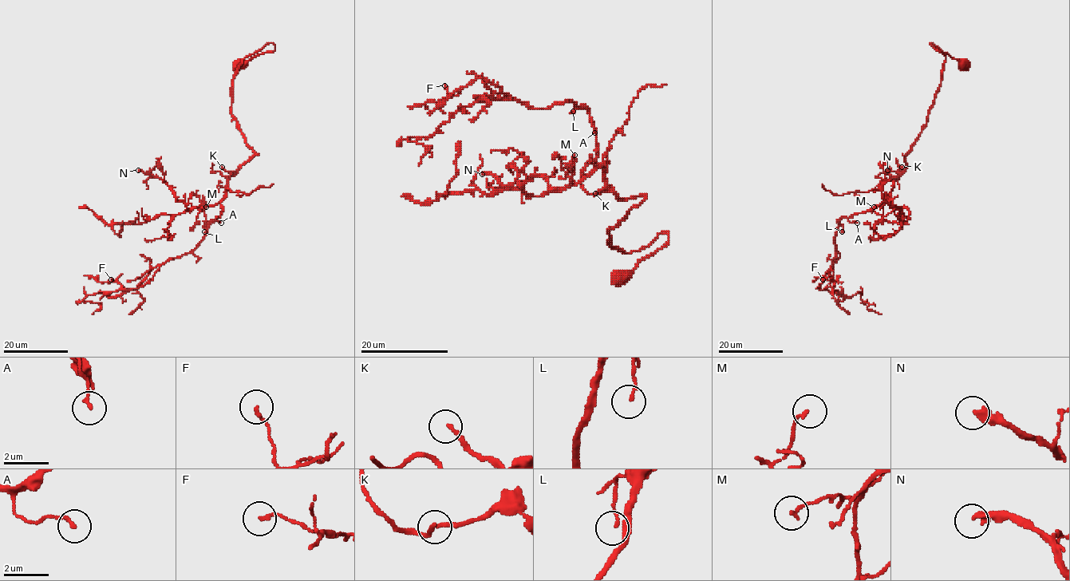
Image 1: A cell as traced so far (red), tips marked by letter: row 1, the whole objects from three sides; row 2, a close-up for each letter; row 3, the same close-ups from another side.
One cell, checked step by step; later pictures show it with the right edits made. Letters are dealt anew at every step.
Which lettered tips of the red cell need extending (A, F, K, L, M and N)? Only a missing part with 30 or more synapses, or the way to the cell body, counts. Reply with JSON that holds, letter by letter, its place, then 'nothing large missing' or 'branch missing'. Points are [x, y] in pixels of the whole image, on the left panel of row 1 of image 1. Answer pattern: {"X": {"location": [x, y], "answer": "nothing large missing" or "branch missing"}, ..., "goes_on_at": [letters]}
{"A": {"location": [221, 223], "answer": "nothing large missing"}, "F": {"location": [111, 279], "answer": "nothing large missing"}, "K": {"location": [222, 167], "answer": "branch missing"}, "L": {"location": [204, 231], "answer": "nothing large missing"}, "M": {"location": [206, 207], "answer": "nothing large missing"}, "N": {"location": [138, 170], "answer": "branch missing"}, "goes_on_at": ["K", "N"]}

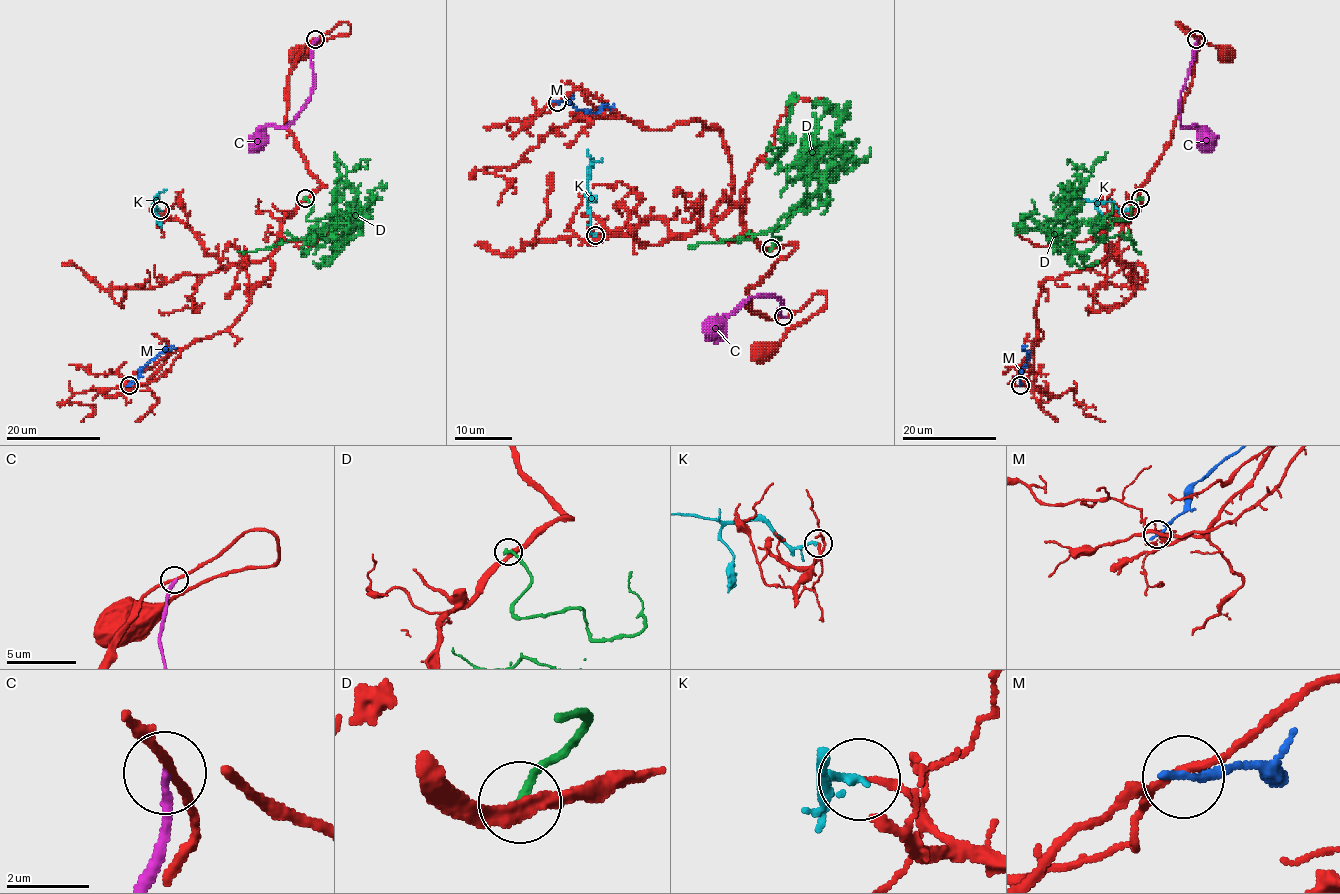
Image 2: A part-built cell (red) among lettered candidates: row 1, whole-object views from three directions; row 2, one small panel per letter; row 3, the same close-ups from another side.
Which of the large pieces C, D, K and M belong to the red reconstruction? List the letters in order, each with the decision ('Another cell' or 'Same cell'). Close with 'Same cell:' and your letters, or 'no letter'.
C: Another cell
D: Another cell
K: Same cell
M: Another cell
Same cell: K

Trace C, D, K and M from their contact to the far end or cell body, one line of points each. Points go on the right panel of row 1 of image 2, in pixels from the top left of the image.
C: (1196, 39), (1194, 59), (1180, 97), (1180, 123), (1183, 126), (1197, 126), (1209, 141), (1209, 152)
D: (1141, 198), (1125, 221), (1108, 217), (1110, 228), (1103, 221), (1096, 232), (1102, 241), (1131, 239), (1138, 250)
K: (1130, 210), (1119, 211), (1110, 202), (1059, 198)
M: (1020, 385), (1020, 371), (1027, 363), (1028, 353), (1022, 349), (1027, 345)

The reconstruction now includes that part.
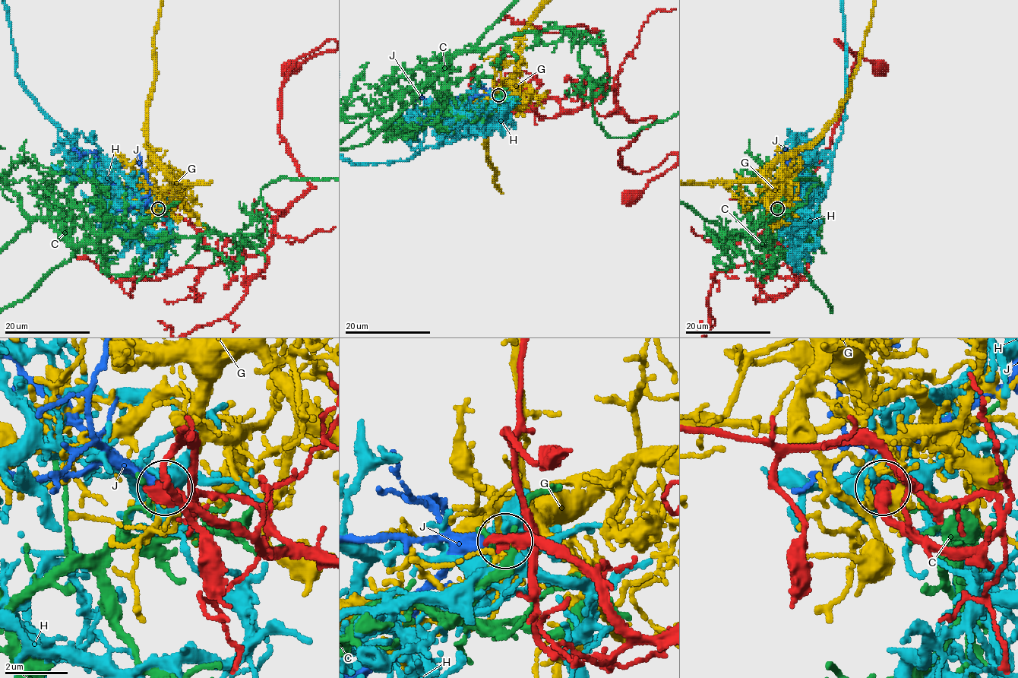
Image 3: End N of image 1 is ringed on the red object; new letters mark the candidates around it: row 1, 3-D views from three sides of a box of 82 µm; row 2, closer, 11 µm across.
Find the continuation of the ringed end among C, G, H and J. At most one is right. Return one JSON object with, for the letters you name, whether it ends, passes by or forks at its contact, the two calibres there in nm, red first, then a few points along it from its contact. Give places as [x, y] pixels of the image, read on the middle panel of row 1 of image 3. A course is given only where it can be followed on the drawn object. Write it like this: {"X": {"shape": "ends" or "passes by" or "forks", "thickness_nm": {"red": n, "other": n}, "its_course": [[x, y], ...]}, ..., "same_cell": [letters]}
{"J": {"shape": "ends", "thickness_nm": {"red": 320, "other": 440}}, "same_cell": ["J"]}

